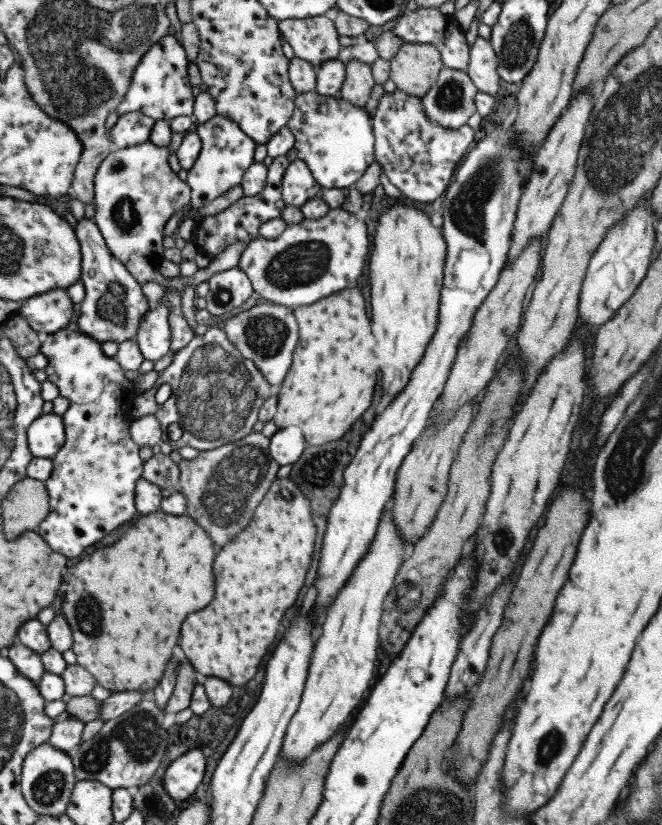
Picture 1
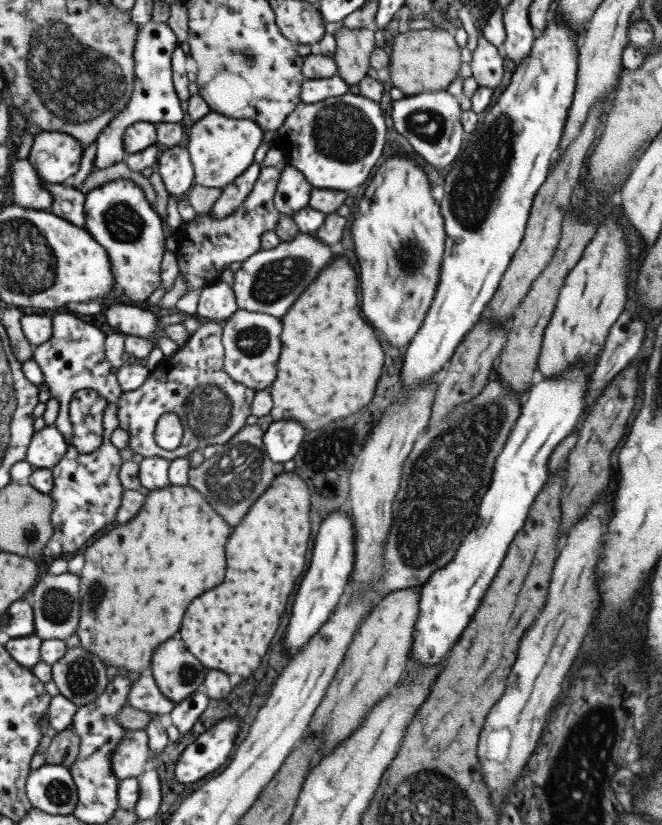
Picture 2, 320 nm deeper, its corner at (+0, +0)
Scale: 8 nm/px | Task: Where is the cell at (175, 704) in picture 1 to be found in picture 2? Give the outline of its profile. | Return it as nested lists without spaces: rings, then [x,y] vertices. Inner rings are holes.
[[[171,638],[155,652],[150,673],[162,693],[174,703],[180,703],[205,685],[209,669],[187,650],[183,640]]]

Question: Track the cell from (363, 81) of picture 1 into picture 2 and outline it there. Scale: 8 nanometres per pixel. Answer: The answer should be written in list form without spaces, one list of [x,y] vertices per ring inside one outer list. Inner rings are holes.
[[[341,27],[332,35],[335,42],[335,51],[332,60],[337,68],[336,75],[345,84],[353,85],[361,82],[367,64],[370,64],[369,54],[373,54],[373,32],[359,28],[349,30]]]

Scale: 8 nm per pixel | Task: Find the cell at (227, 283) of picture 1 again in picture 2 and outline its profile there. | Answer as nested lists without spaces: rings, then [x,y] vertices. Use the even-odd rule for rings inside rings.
[[[218,280],[204,287],[198,308],[198,316],[217,322],[231,319],[240,309],[234,285]]]

